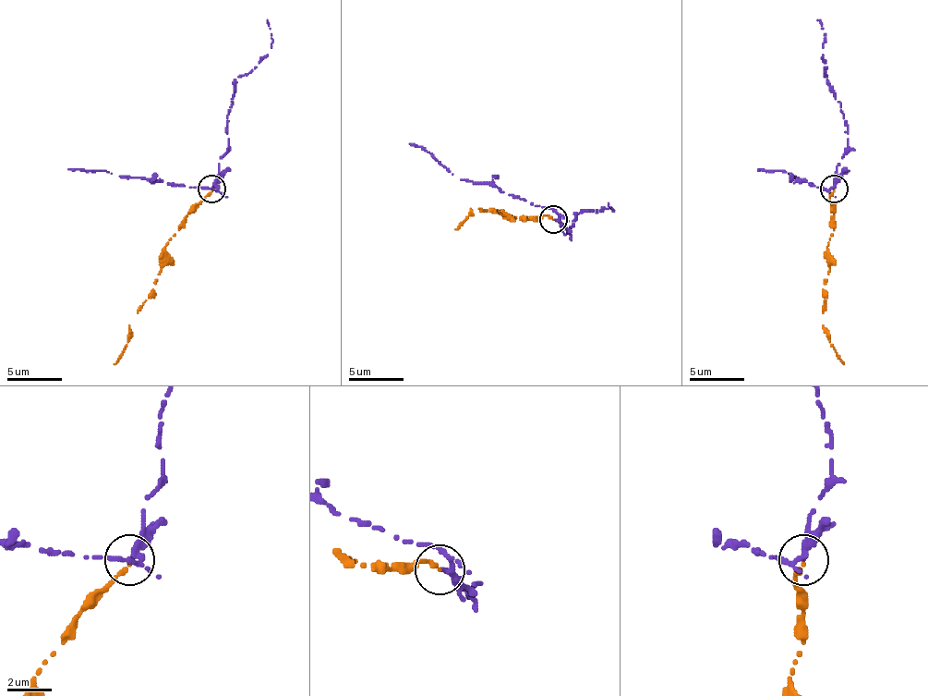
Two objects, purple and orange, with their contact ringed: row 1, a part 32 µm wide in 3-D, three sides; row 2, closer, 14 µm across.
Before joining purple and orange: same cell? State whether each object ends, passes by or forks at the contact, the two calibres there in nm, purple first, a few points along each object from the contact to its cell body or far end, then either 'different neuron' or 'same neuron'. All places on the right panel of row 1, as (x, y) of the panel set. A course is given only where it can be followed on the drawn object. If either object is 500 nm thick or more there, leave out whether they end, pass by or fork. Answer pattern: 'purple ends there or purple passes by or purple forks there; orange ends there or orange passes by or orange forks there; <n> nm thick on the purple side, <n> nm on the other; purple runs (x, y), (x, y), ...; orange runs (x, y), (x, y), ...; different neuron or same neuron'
purple forks there; orange ends there; 190 nm thick on the purple side, 220 nm on the other; purple runs (835, 189), (837, 167), (849, 145), (849, 126), (826, 79), (824, 40), (818, 20); orange runs (835, 189), (829, 197), (835, 225), (829, 241), (824, 324), (829, 341), (843, 363); different neuron

